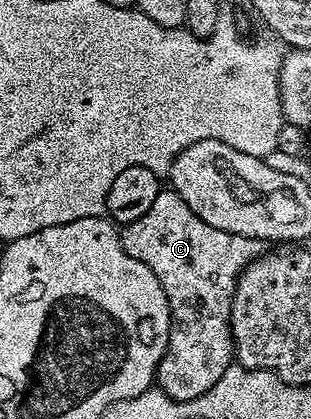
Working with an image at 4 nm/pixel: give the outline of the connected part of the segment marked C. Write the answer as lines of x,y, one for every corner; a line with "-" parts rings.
163,191
155,195
155,203
145,214
139,215
129,225
120,230
121,242
131,255
139,259
151,271
163,287
169,304
169,338
161,362
157,367
156,388
176,401
190,401
215,387
230,365
234,364
232,327
229,316
232,313
232,299
235,295
237,279
246,267
263,253
263,243
254,237
235,235
203,223
187,203
177,193

